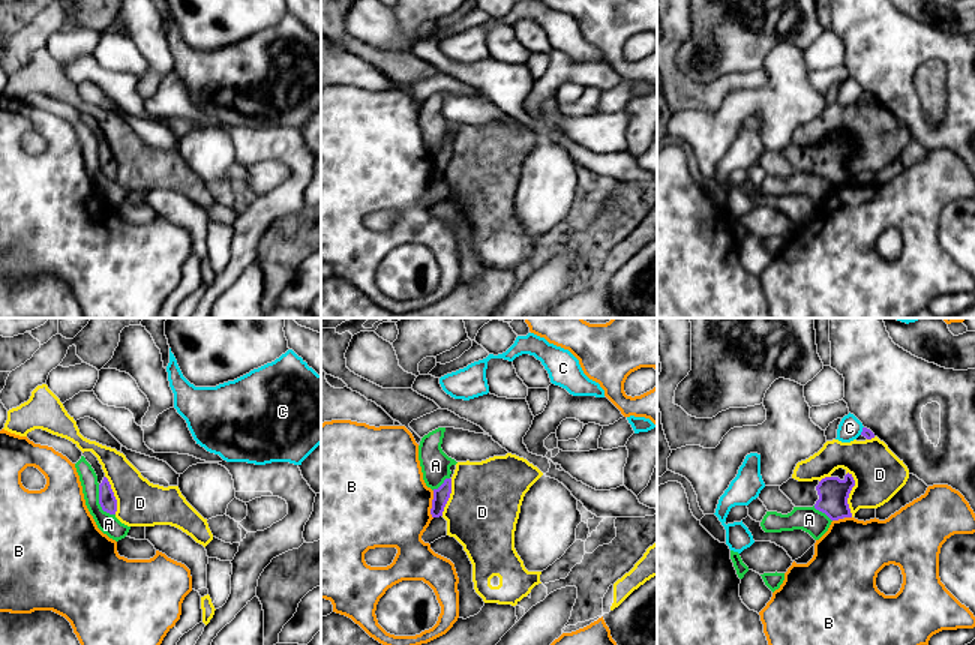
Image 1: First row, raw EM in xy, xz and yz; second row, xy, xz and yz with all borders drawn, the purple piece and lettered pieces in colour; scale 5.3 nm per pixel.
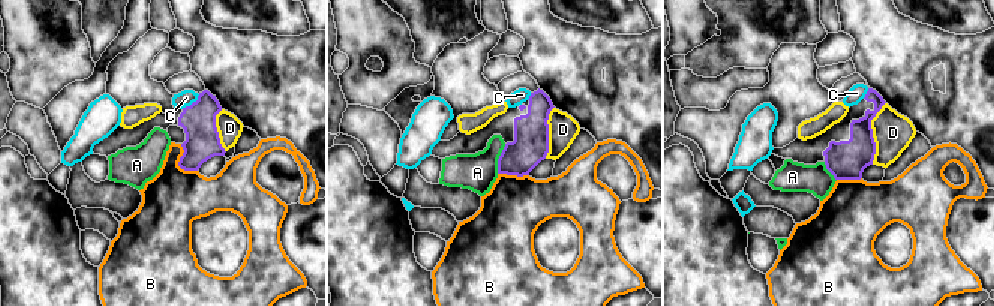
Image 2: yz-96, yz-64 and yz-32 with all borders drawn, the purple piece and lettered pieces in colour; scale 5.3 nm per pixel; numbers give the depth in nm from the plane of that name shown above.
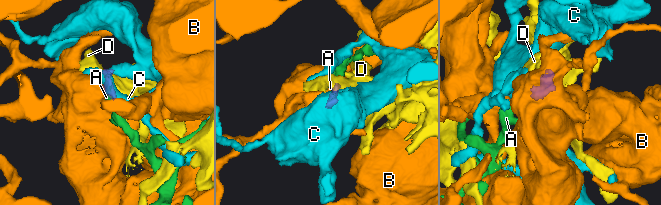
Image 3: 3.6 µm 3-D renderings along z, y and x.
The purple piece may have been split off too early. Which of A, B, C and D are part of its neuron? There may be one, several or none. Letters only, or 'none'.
none

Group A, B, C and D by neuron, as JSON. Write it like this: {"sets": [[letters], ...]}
{"sets": [["A"], ["B"], ["C"], ["D"]]}

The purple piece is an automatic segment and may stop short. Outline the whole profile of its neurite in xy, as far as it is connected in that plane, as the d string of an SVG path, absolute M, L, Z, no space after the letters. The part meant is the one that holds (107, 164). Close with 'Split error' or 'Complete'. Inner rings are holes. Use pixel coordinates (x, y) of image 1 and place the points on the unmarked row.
M84 116L82 120L92 129L92 132L94 134L94 136L98 140L99 168L100 168L102 174L110 177L110 178L116 178L117 164L114 160L114 156L111 153L108 142L105 141L102 129L99 128L98 122L92 116Z. Split error

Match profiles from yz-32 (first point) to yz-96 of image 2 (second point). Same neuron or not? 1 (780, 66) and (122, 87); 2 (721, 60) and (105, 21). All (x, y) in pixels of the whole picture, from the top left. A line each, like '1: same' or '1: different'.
1: same
2: same

